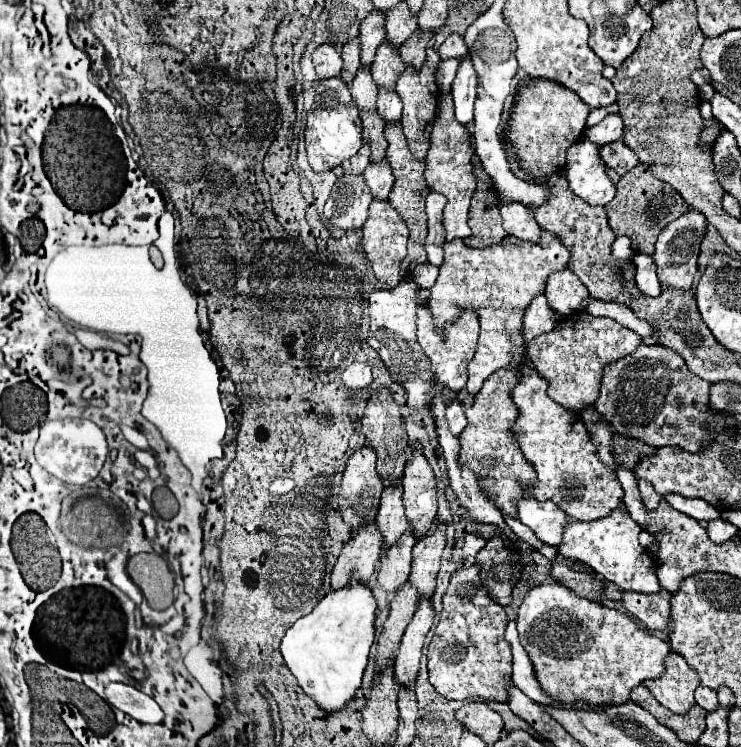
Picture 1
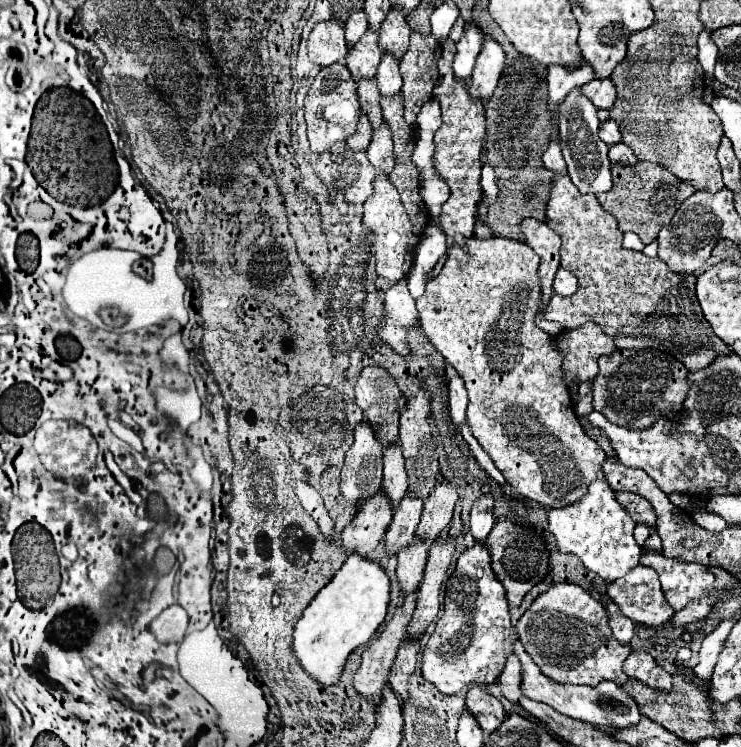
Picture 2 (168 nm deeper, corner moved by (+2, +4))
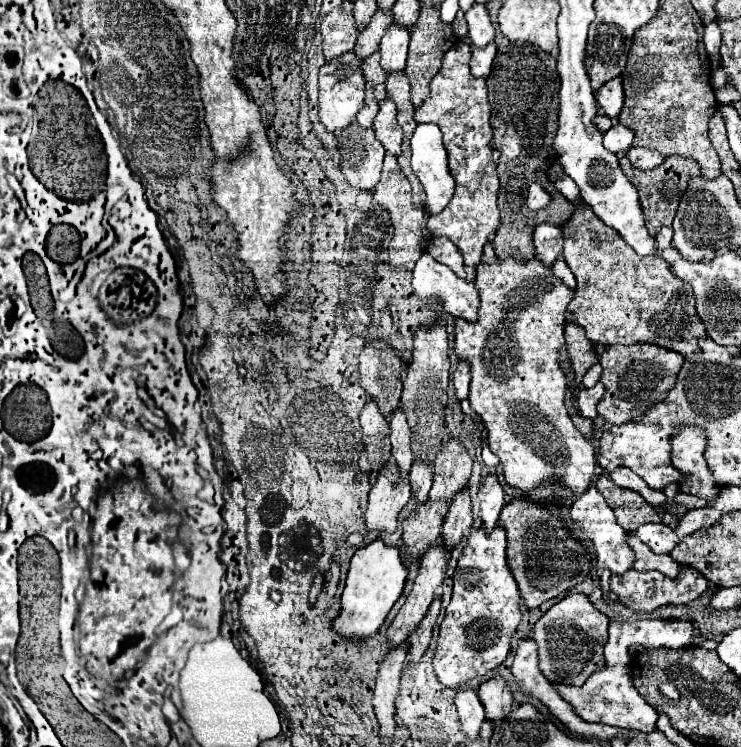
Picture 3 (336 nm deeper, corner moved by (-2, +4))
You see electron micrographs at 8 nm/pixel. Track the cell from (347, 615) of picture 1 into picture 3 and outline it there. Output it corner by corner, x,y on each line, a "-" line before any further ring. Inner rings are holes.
377,538
371,544
359,548
351,560
347,586
341,596
341,614
333,622
333,628
345,638
349,636
365,638
375,634
385,622
393,604
401,598
407,574
409,570
401,560
401,550
397,546
387,546
381,538

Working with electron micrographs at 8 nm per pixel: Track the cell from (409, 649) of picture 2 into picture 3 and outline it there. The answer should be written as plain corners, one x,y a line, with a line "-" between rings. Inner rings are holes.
435,598
429,606
429,612
425,614
425,618
421,620
421,624
417,624
417,628
409,634
409,664
415,664
423,652
429,648
429,640
431,640
431,630
435,624
435,618
439,616
441,610
441,598

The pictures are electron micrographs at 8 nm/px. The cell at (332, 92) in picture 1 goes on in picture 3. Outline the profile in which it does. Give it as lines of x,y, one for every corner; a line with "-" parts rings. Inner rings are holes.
345,52
345,56
337,56
337,60
325,62
319,70
319,118
329,132
347,128
363,108
365,78
361,64
363,62
357,60
355,52

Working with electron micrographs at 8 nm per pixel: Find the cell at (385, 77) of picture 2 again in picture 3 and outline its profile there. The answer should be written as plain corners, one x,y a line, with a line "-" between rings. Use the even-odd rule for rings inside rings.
391,22
391,26
385,30
385,36
381,38
381,66
385,72
397,72
405,68
407,60
407,46
409,46
409,30
405,26
399,26
397,22

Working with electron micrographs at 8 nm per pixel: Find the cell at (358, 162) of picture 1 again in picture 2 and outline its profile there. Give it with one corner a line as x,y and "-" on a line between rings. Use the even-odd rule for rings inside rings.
363,114
359,124
357,124
357,130
353,136
349,136
349,140
345,144
357,144
357,150
365,152
369,148
369,140
371,140
371,124
367,120
367,116

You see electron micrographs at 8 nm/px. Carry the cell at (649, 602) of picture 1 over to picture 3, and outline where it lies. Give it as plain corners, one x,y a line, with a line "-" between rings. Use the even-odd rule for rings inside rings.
681,564
681,576
677,576
677,578
667,578
661,572
637,572
631,568
629,572
625,572
625,576
611,576
609,586
611,586
611,592
619,598
619,602
623,602
627,608
653,612
659,606
687,604
687,602
699,598
707,590
707,580
697,570

